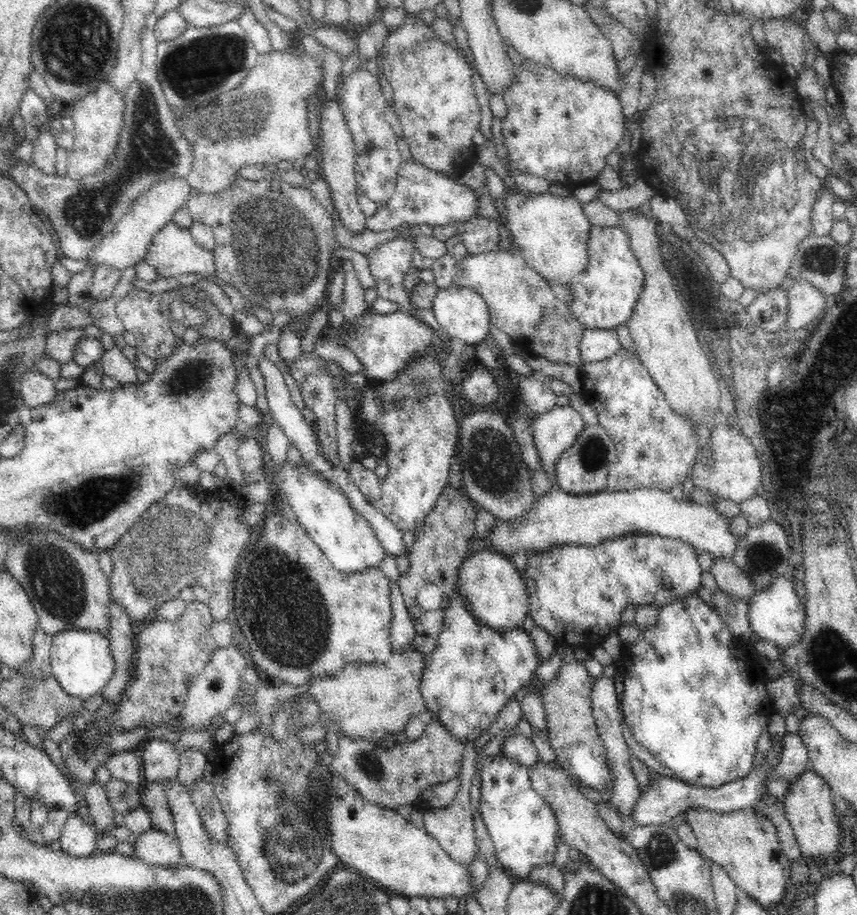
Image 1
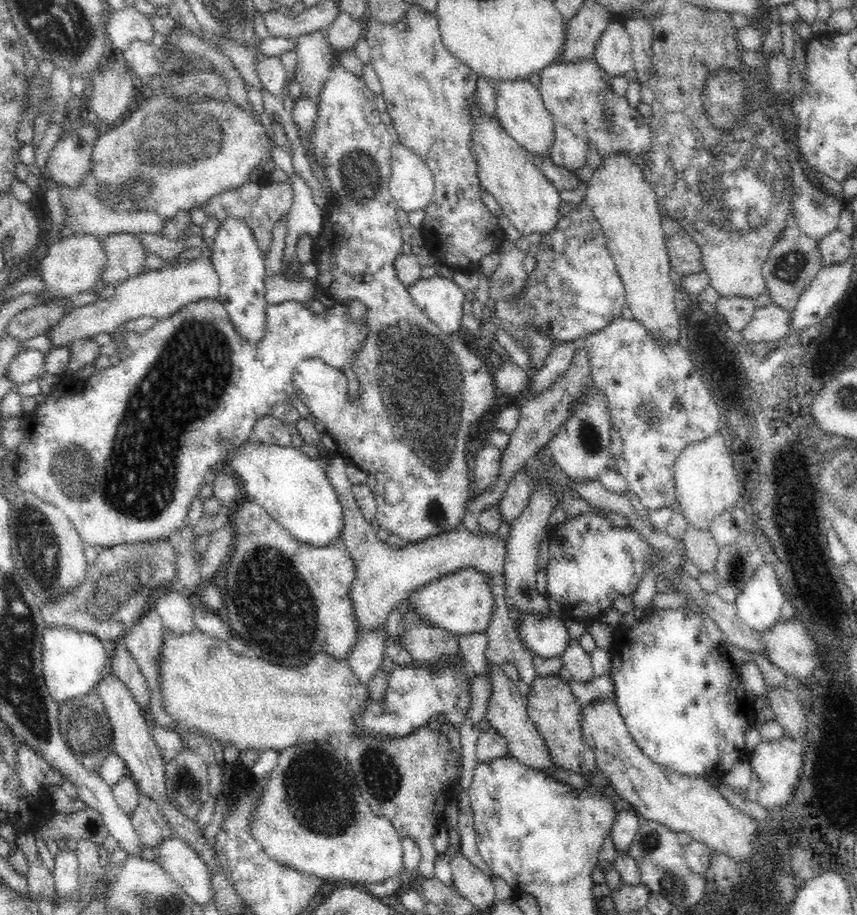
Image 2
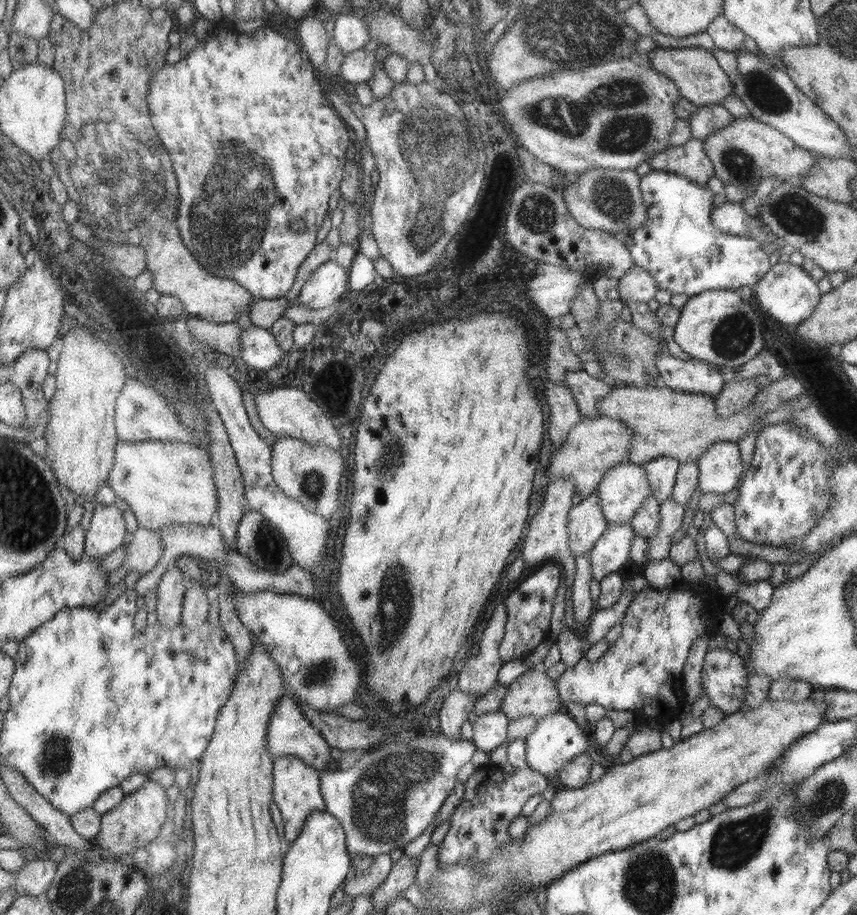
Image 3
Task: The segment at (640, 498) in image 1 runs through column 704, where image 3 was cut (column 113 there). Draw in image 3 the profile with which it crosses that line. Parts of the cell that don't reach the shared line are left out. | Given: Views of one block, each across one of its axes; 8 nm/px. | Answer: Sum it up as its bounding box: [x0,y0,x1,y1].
[84,504,126,558]

